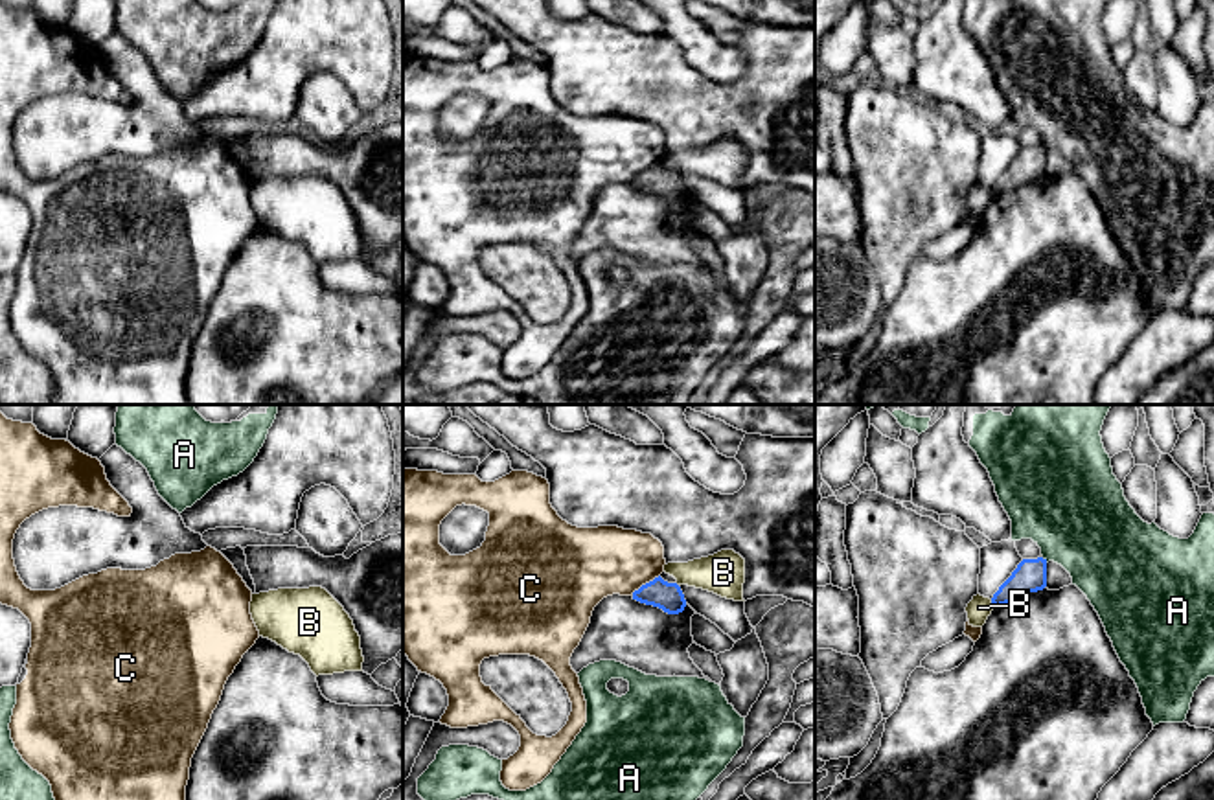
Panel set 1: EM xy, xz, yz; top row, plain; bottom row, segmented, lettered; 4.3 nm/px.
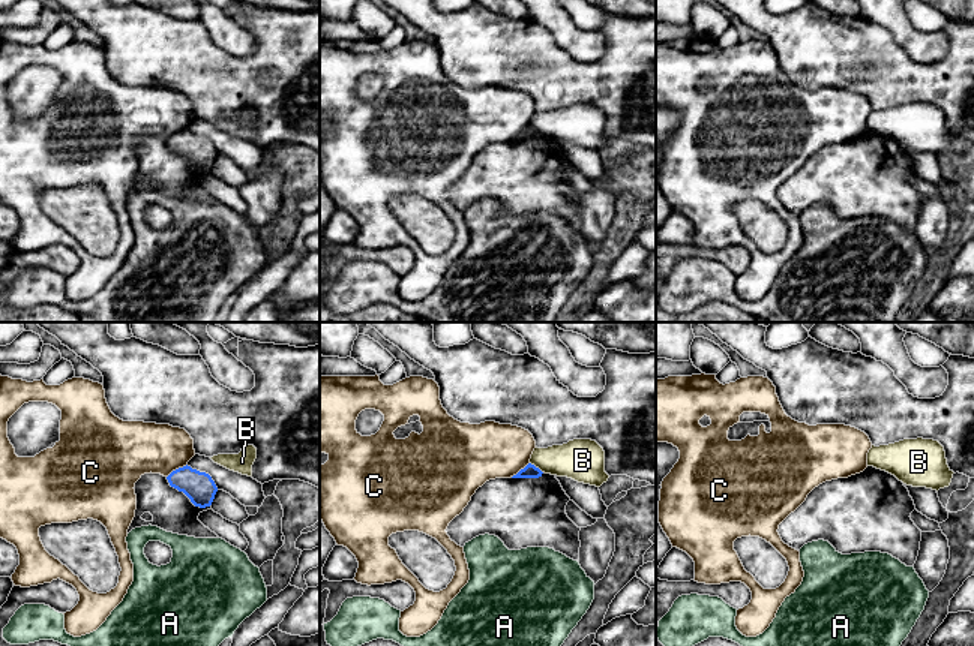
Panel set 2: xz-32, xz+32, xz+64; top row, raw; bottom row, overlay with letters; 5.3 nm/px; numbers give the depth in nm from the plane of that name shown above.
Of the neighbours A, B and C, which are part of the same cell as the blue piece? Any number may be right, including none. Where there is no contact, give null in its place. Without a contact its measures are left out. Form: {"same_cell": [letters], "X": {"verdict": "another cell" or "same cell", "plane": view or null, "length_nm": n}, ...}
{"same_cell": [], "A": {"verdict": "another cell", "plane": "yz", "length_nm": 40}, "B": {"verdict": "another cell", "plane": "yz", "length_nm": 40}, "C": {"verdict": "another cell", "plane": "xz", "length_nm": 160}}

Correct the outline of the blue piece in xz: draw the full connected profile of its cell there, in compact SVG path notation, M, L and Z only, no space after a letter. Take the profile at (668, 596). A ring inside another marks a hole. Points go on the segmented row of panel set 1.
M660 576L633 592L633 600L679 614L686 607L684 594L677 583L668 583Z

